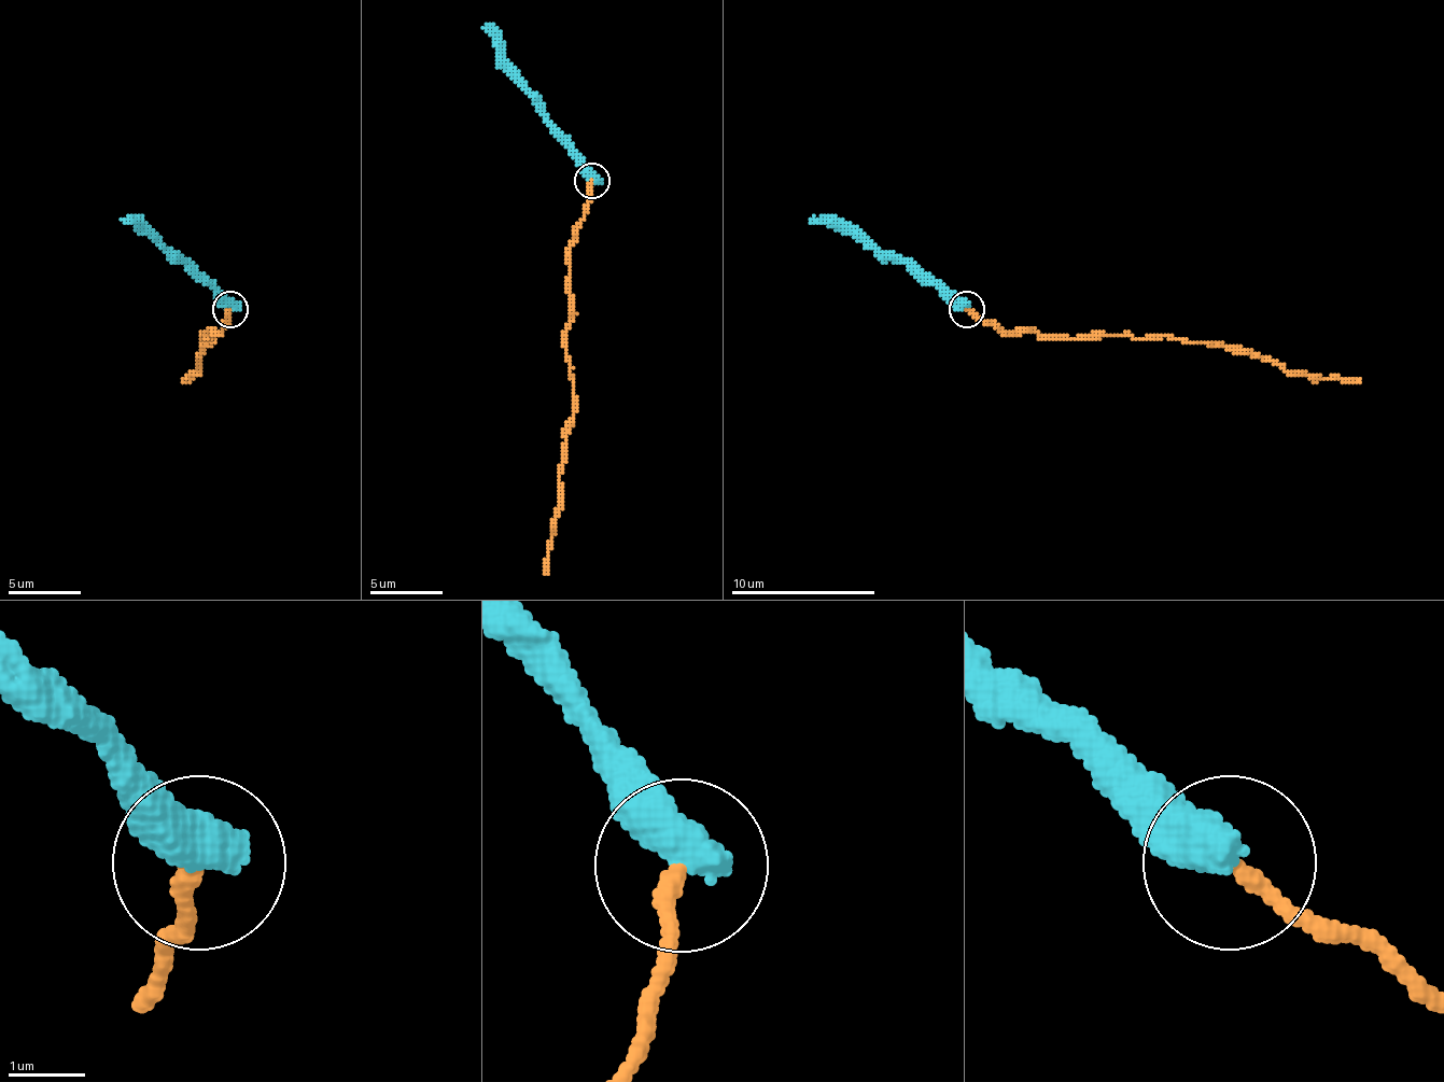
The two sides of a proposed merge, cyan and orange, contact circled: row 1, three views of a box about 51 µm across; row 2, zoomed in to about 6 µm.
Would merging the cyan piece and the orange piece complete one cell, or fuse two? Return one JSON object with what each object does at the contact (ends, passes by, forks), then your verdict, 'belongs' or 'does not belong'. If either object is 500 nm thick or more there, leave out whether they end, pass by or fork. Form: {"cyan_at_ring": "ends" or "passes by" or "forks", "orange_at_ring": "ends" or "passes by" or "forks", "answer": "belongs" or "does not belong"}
{"answer": "does not belong"}

